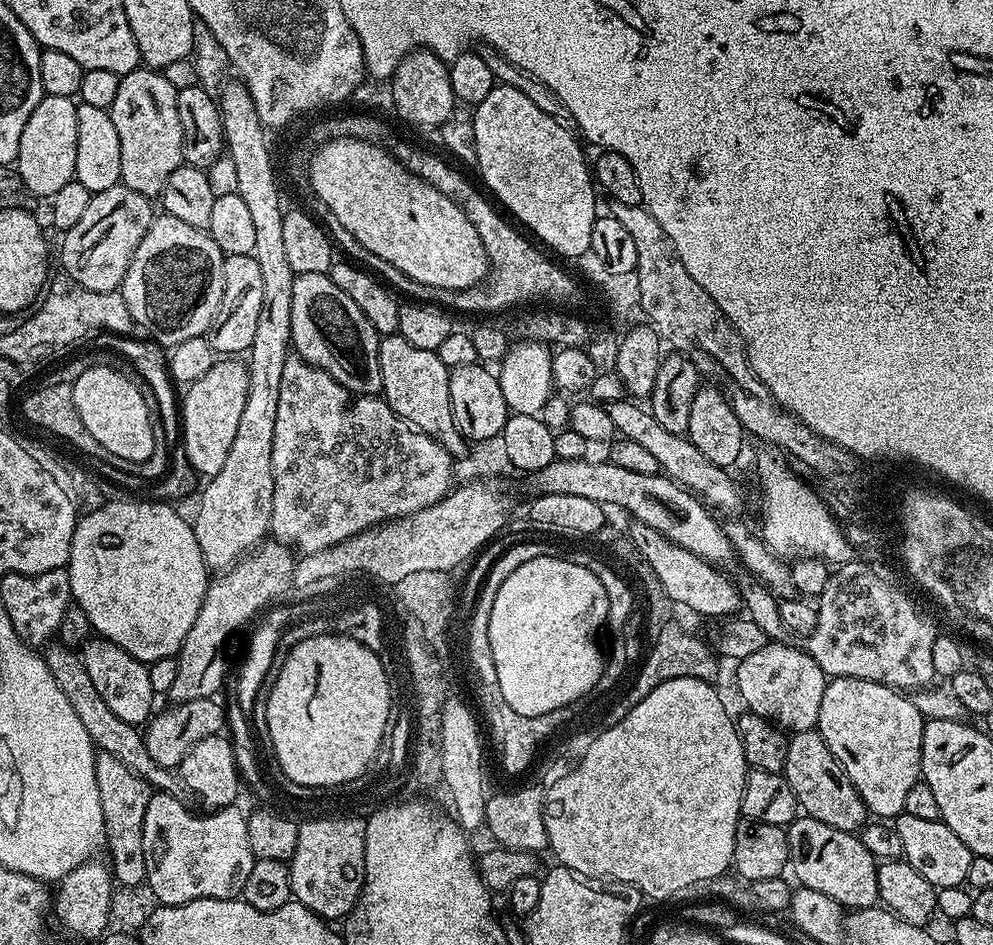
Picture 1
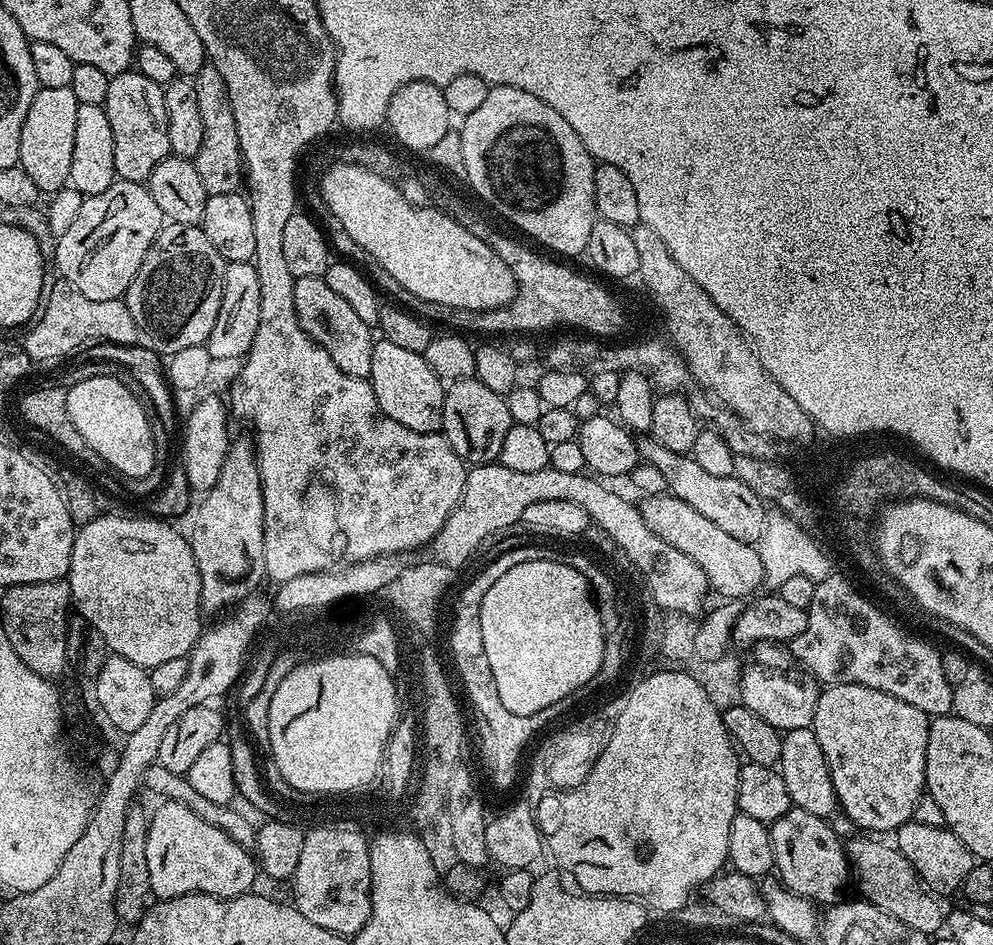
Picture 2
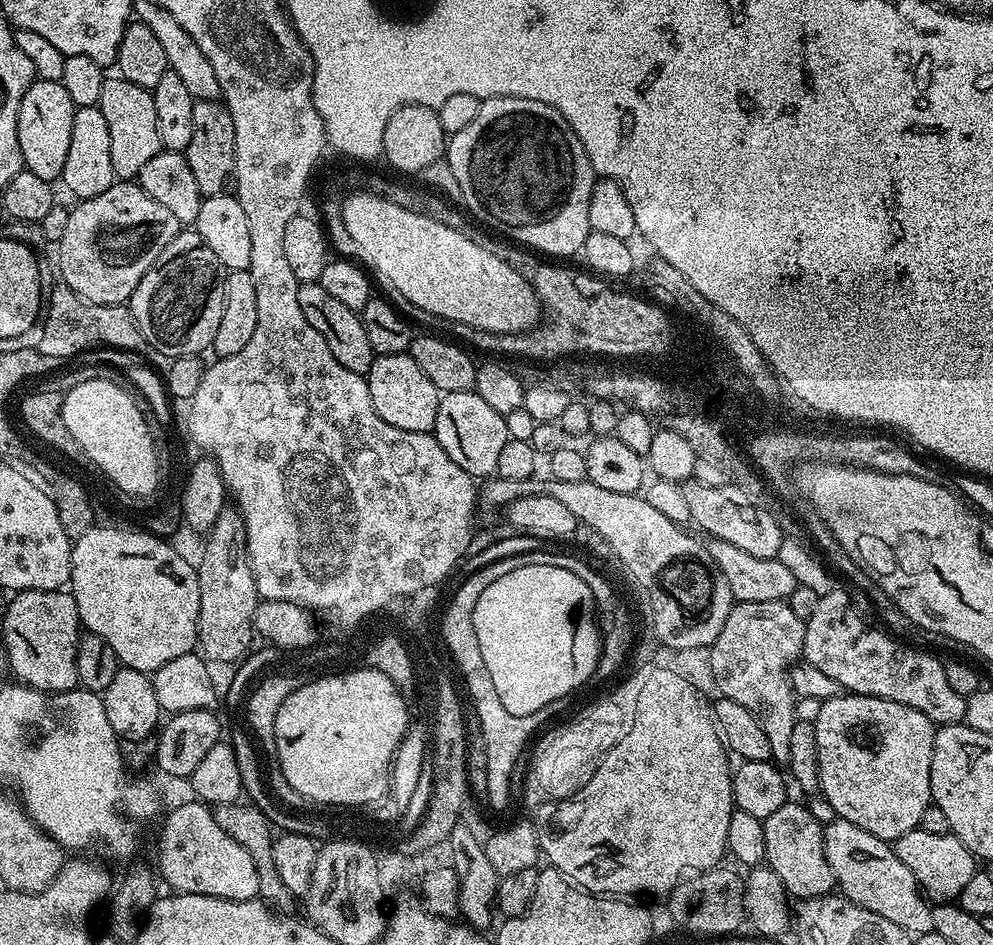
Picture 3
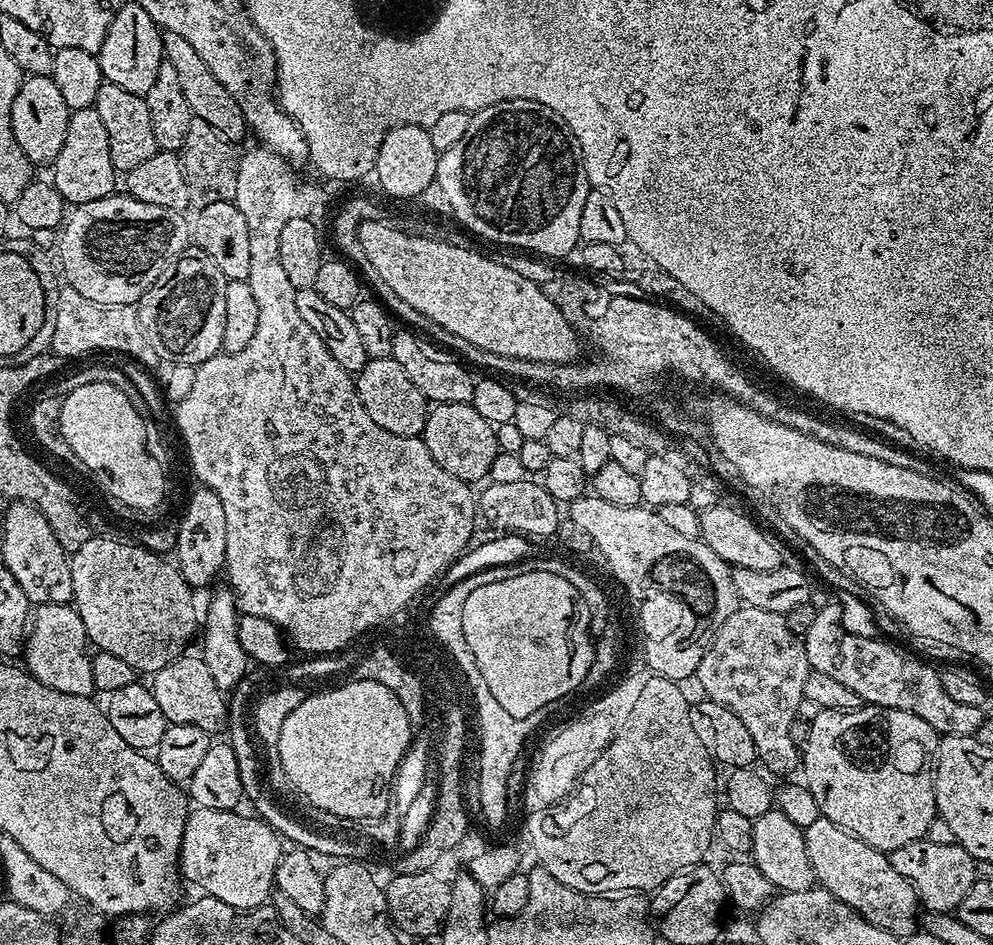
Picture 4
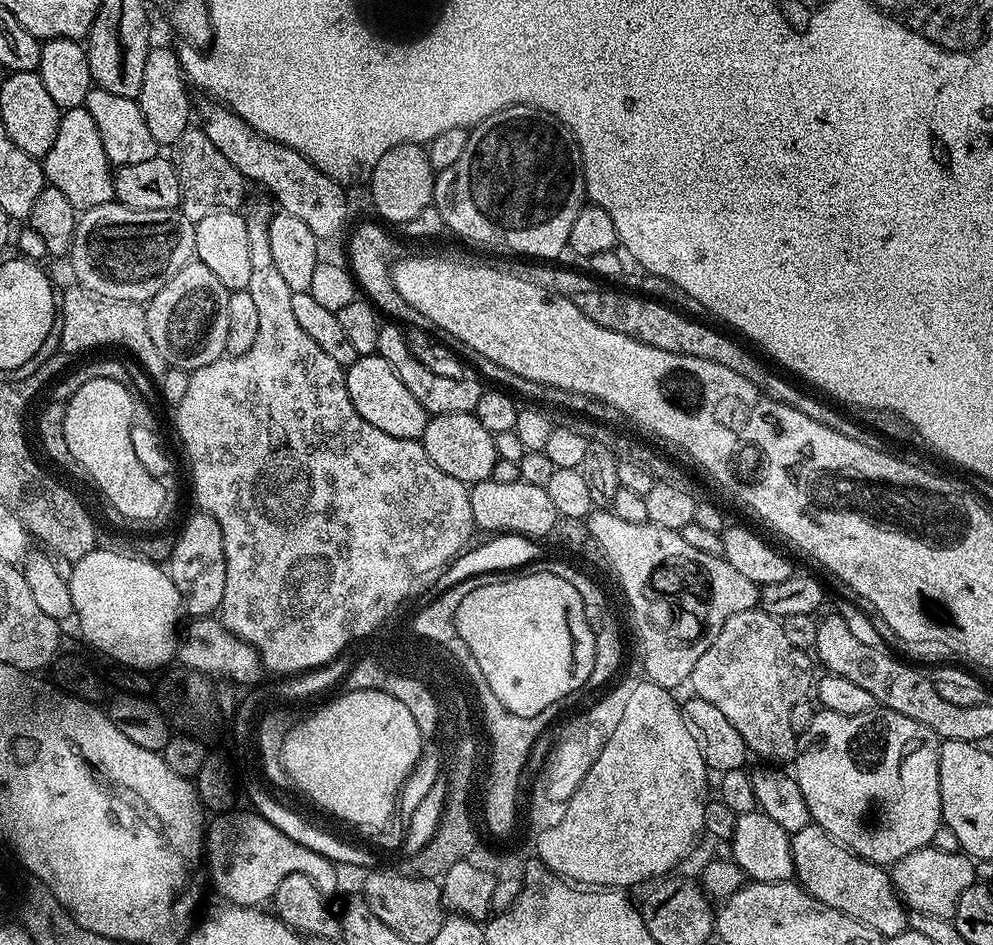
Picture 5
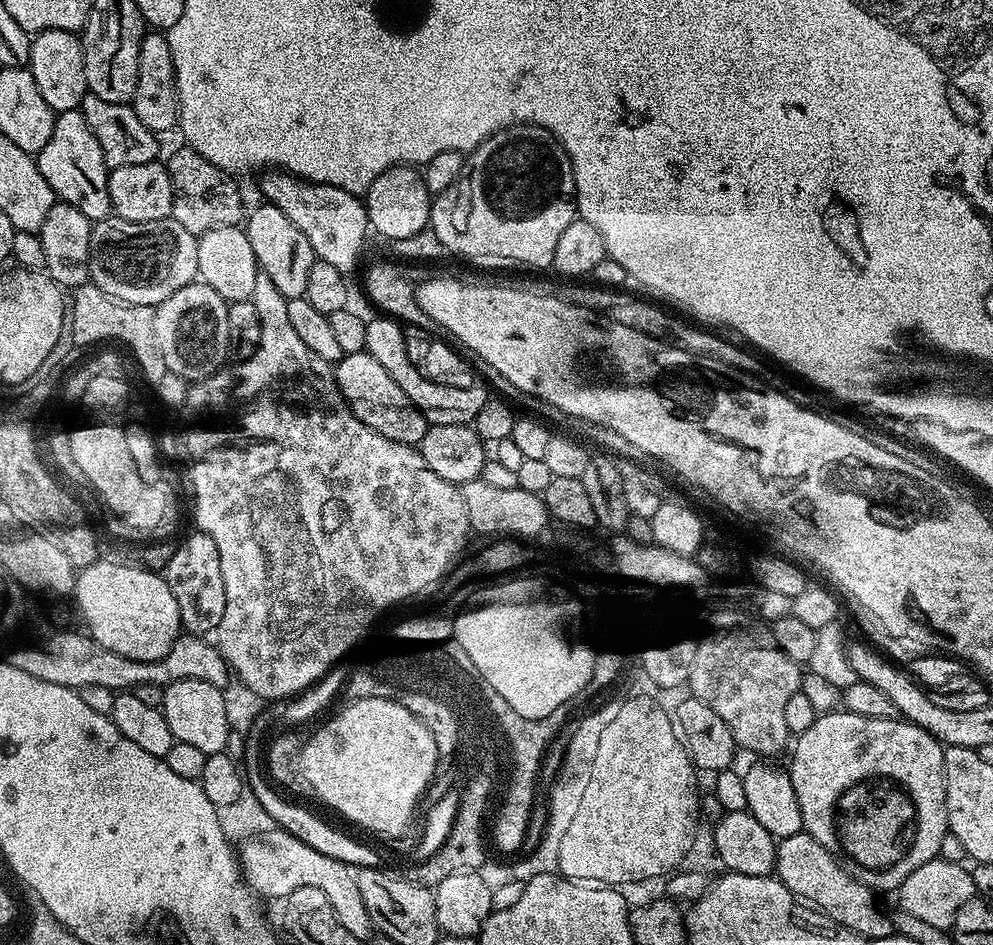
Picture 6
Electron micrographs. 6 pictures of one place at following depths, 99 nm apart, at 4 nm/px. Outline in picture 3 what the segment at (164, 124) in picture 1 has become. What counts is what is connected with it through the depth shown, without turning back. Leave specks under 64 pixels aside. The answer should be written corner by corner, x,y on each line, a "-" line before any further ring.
113,74
105,79
98,106
110,130
110,162
114,162
116,180
135,181
142,166
146,166
146,162
162,150
158,138
158,113
154,110
152,93
119,74

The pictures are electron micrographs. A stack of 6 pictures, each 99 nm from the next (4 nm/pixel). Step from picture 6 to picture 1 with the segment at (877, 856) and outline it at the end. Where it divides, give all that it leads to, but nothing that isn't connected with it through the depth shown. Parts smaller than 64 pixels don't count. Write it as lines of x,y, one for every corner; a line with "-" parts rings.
837,676
829,679
822,694
816,728
826,742
830,754
838,758
842,770
854,782
858,794
869,813
876,818
895,818
906,806
906,794
915,784
921,783
920,759
922,758
922,734
925,719
916,709
915,699
908,700
903,691
887,688
884,684
862,678

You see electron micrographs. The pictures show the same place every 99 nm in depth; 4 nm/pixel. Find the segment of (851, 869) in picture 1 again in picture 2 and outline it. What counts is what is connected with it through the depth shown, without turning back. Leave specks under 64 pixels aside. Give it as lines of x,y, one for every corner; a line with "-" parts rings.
794,806
771,824
770,831
776,863
774,872
780,875
778,880
783,887
817,906
835,904
845,895
848,880
850,884
846,844
834,834
825,817

